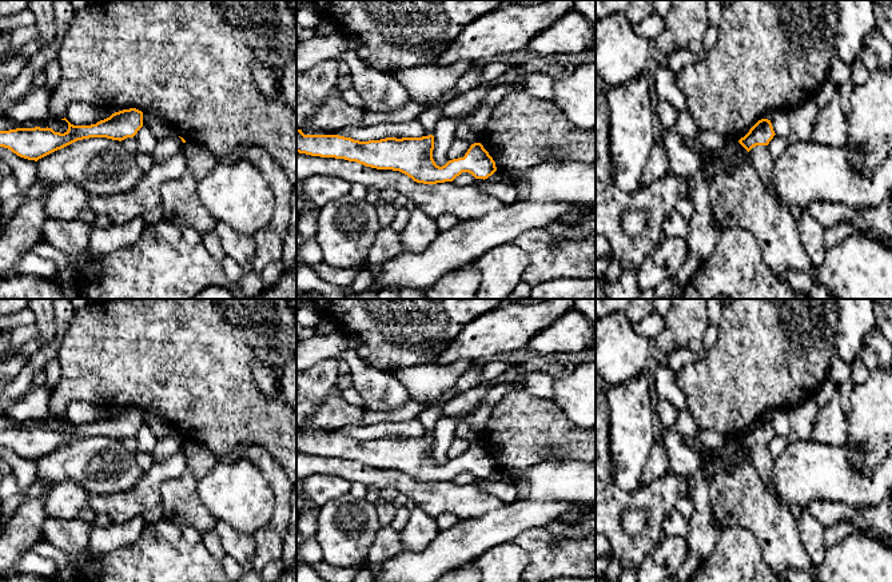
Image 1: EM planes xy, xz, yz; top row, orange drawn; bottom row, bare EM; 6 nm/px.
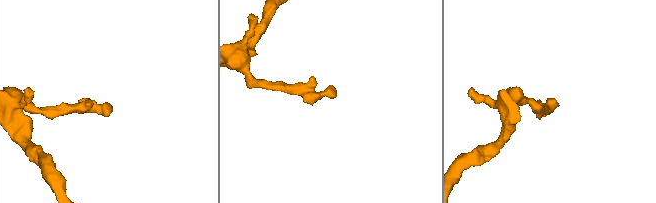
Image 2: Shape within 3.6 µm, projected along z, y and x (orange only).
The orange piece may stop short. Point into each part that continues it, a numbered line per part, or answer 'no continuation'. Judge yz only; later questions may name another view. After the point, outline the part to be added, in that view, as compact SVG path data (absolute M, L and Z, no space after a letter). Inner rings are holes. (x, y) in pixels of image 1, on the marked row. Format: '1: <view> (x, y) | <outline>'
no continuation

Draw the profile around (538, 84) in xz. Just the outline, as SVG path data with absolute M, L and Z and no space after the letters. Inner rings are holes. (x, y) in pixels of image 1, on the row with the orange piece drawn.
M531 72L526 76L525 89L533 97L554 101L554 79L542 72Z

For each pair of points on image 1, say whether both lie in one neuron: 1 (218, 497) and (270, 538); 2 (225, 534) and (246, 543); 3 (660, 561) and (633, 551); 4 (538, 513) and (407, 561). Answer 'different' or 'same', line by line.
1: different
2: same
3: different
4: same

